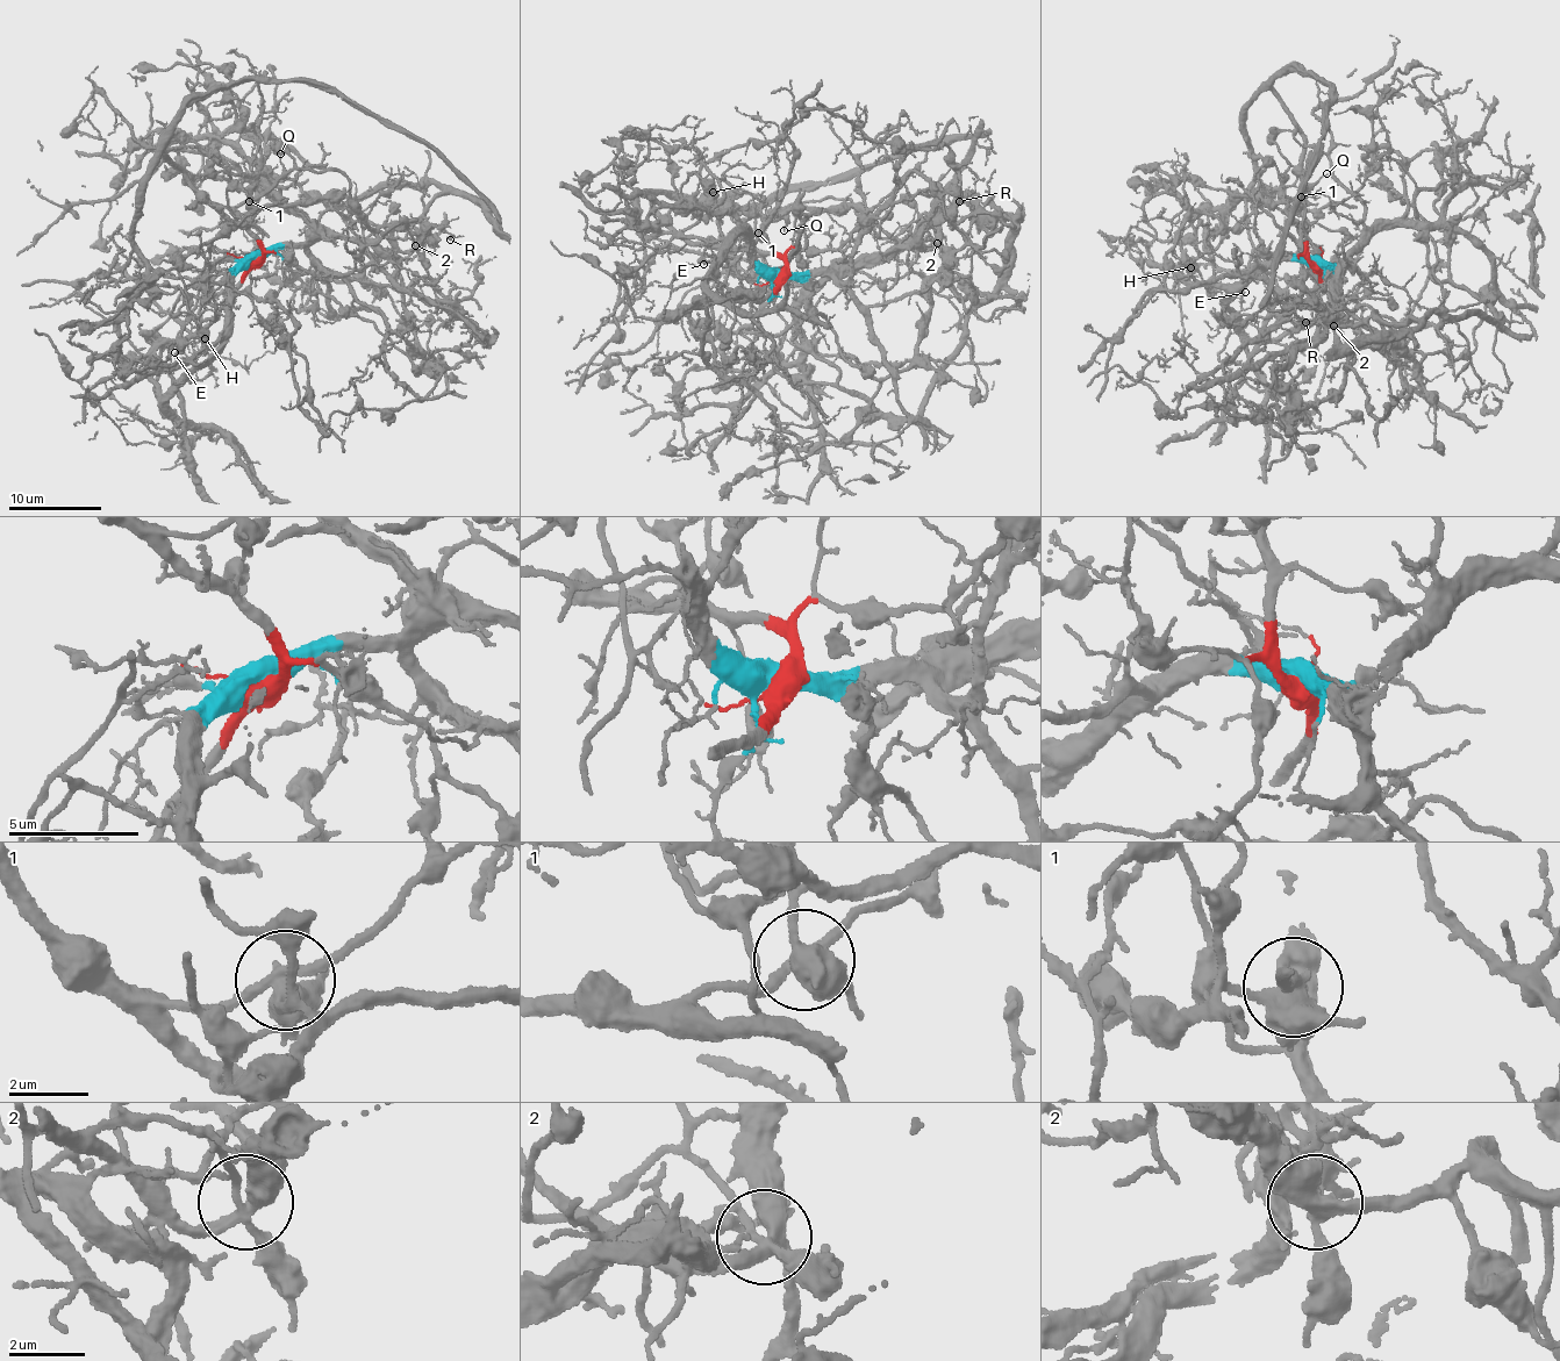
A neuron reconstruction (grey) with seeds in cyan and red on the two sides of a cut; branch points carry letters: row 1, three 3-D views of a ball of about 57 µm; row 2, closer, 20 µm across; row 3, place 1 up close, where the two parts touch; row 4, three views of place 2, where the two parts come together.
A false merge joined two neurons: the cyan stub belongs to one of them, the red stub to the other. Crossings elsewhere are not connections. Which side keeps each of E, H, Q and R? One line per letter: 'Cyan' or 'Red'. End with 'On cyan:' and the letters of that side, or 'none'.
E: Cyan
H: Red
Q: Red
R: Cyan
On cyan: E, R

